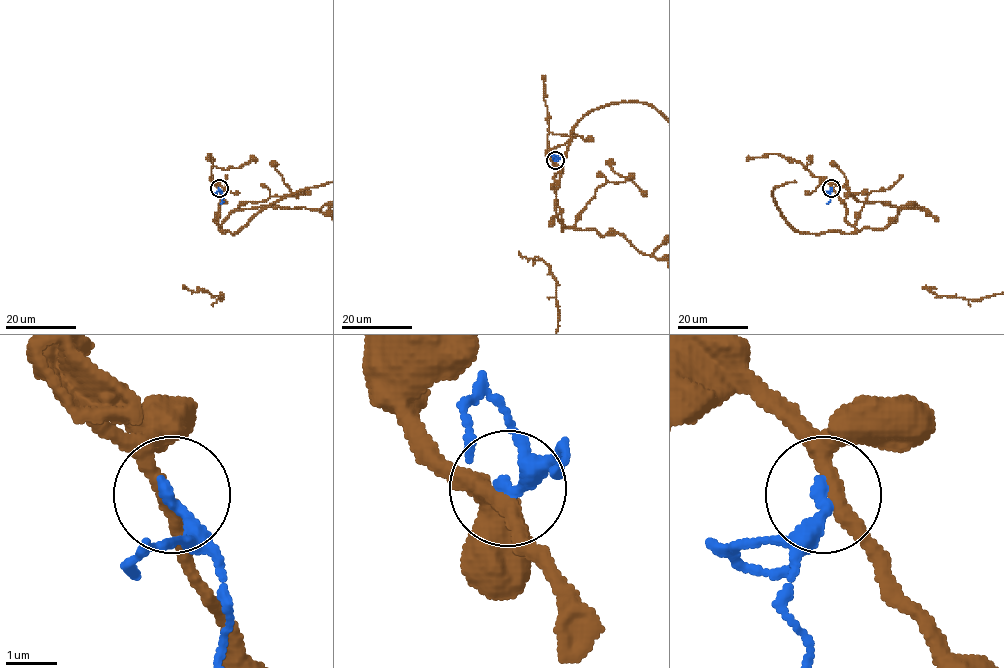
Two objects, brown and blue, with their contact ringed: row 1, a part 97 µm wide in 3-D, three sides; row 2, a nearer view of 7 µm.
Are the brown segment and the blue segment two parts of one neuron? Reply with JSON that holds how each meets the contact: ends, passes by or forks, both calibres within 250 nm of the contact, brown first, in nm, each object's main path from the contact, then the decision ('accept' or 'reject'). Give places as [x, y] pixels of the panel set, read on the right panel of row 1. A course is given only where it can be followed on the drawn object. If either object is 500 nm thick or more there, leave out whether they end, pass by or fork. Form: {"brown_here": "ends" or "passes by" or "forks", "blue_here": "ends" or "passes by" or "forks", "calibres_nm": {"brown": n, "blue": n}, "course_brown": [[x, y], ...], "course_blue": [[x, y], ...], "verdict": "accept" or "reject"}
{"brown_here": "passes by", "blue_here": "ends", "calibres_nm": {"brown": 300, "blue": 300}, "course_blue": [[831, 188], [830, 200], [826, 204]], "verdict": "accept"}

